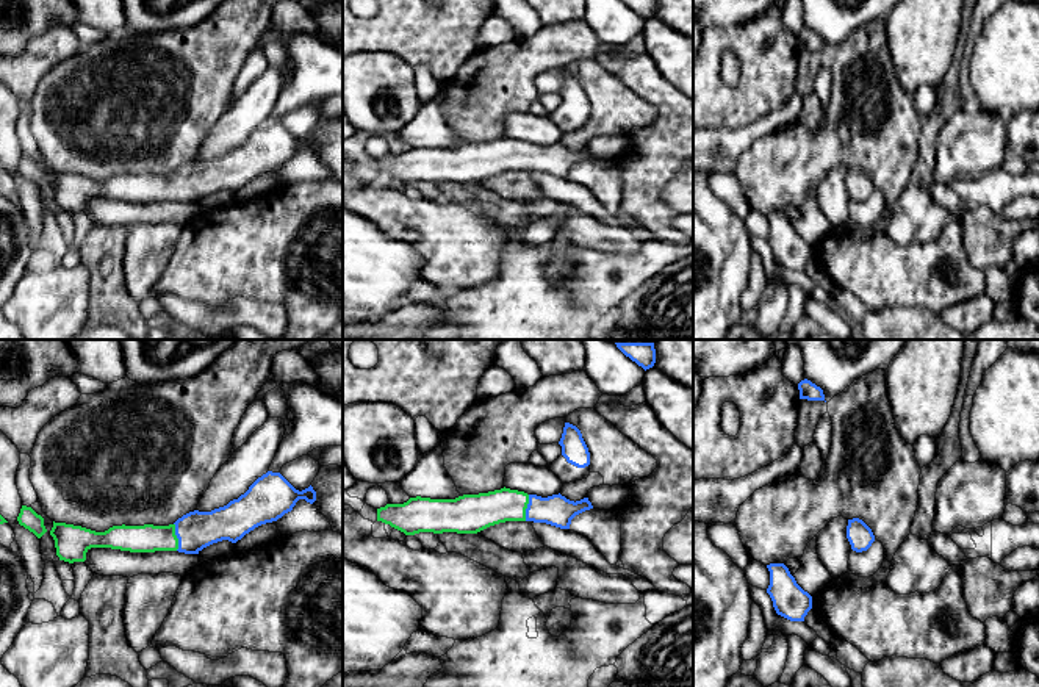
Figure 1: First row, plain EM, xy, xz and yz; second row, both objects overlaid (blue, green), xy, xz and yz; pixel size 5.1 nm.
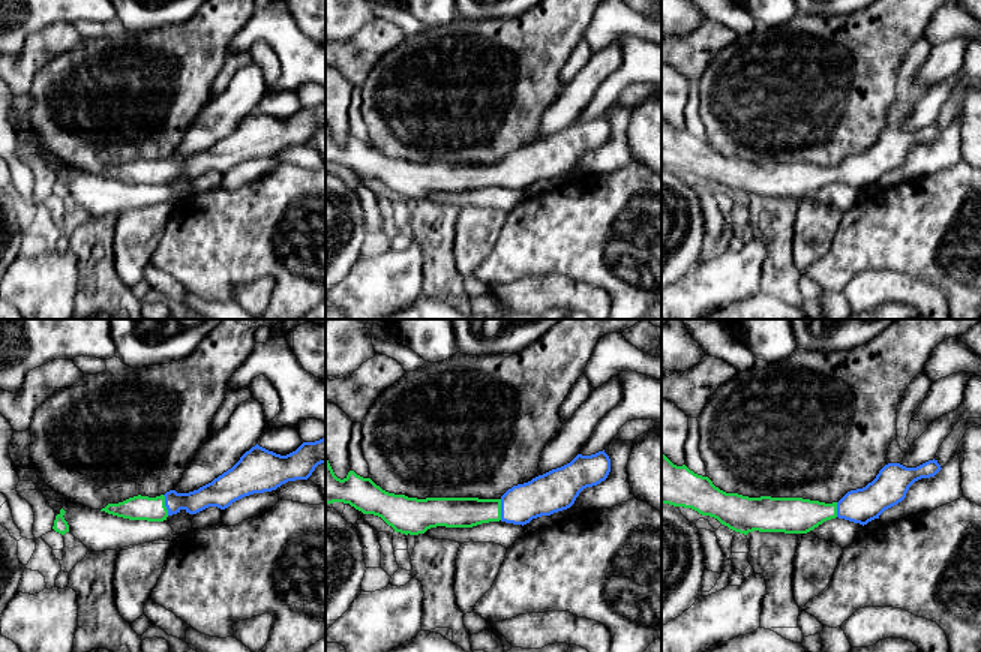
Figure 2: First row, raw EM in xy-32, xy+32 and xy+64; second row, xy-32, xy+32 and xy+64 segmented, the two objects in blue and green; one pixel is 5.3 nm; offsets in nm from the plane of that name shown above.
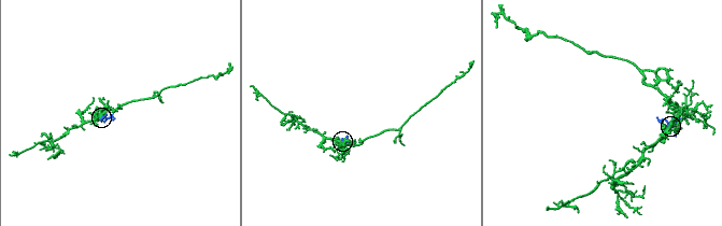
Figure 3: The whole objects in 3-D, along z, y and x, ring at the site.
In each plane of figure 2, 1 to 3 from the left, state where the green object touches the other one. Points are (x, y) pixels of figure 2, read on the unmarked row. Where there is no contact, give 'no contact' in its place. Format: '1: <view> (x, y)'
1: xy-32 (165, 170)
2: xy+32 (501, 174)
3: xy+64 (837, 174)

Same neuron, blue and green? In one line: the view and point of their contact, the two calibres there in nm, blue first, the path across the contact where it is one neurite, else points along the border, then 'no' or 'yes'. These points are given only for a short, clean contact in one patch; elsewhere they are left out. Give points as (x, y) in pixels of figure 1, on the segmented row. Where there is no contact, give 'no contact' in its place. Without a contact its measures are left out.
contact xy (177, 537); calibres 190 and 140 nm; yes

